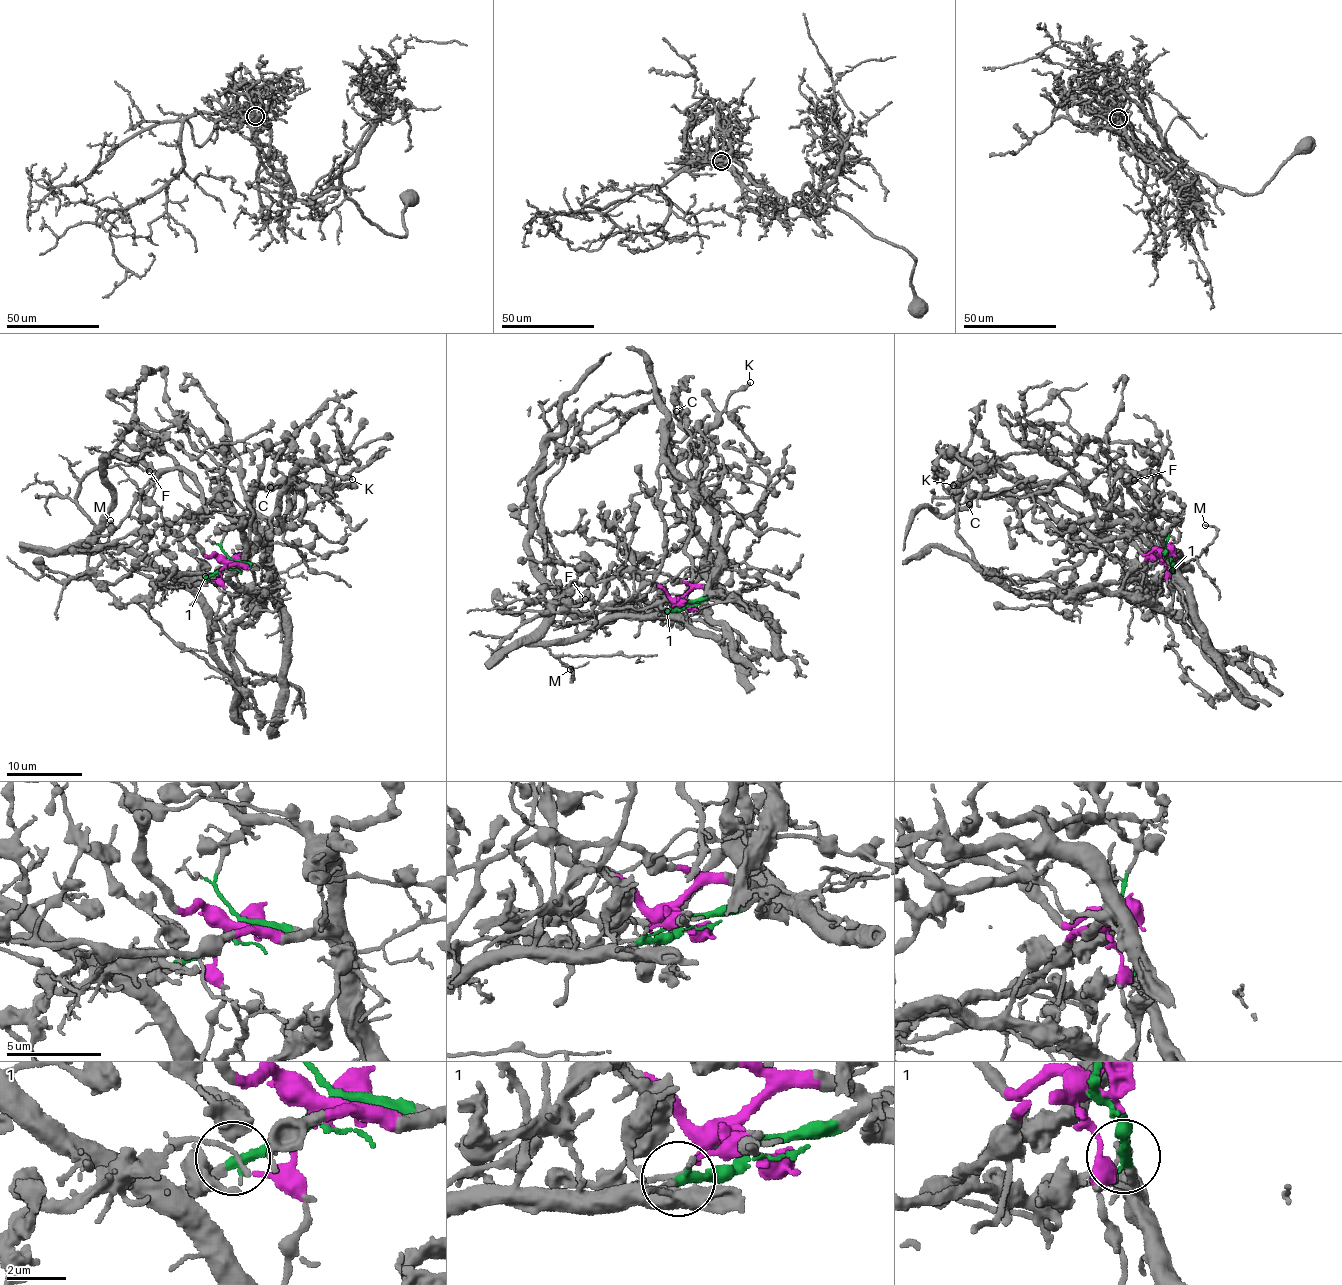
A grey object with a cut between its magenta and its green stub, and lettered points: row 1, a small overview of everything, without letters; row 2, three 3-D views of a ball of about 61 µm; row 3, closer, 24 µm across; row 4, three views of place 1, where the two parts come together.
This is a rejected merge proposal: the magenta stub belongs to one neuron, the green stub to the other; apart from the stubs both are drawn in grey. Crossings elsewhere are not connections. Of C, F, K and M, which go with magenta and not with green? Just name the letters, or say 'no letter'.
C, K

